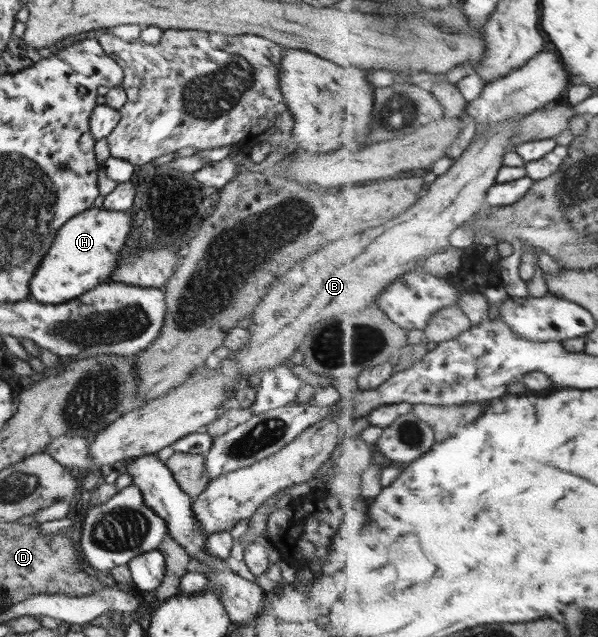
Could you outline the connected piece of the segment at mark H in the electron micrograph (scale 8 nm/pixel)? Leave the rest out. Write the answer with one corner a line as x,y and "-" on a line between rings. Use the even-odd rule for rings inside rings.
91,207
70,217
57,230
53,245
29,281
29,299
45,305
59,305
105,284
115,268
118,253
126,247
129,233
130,211

